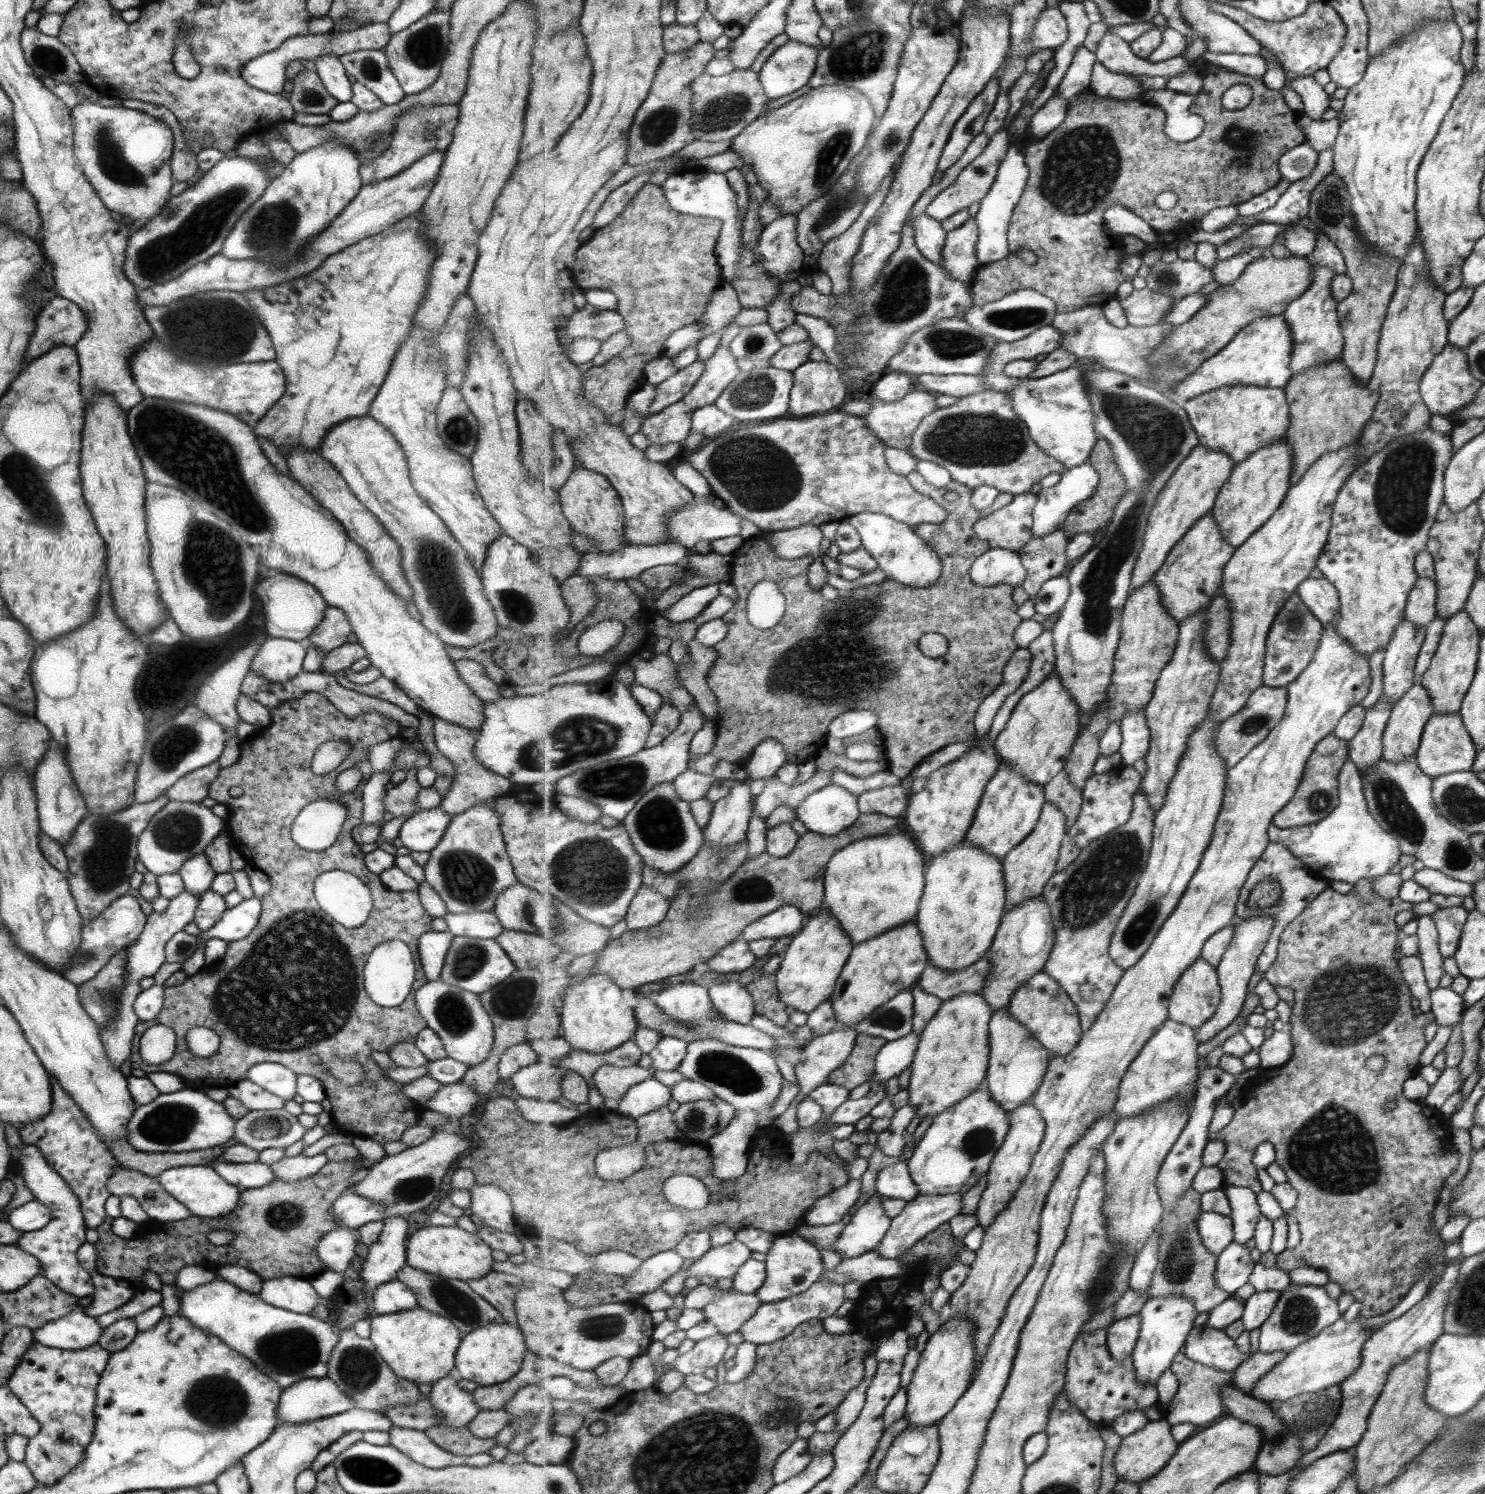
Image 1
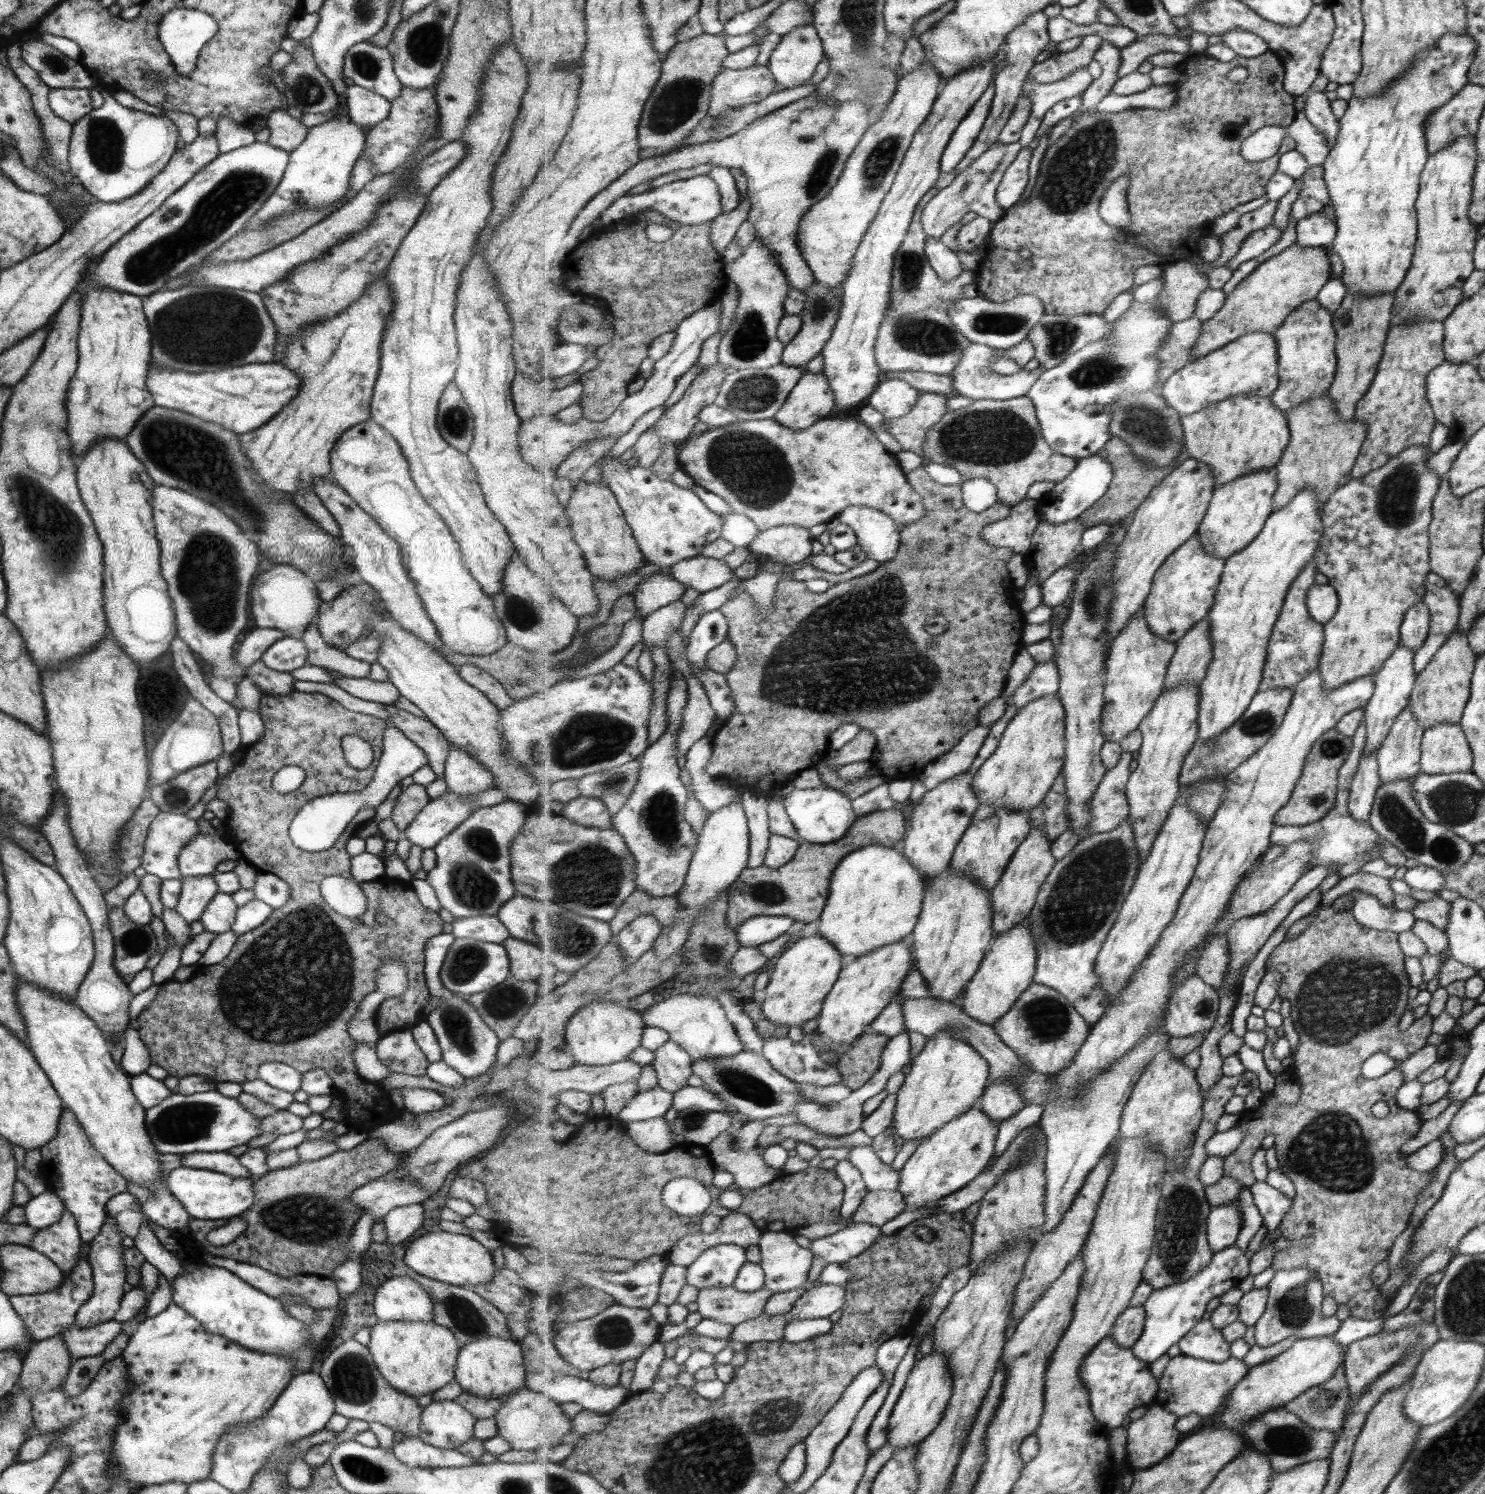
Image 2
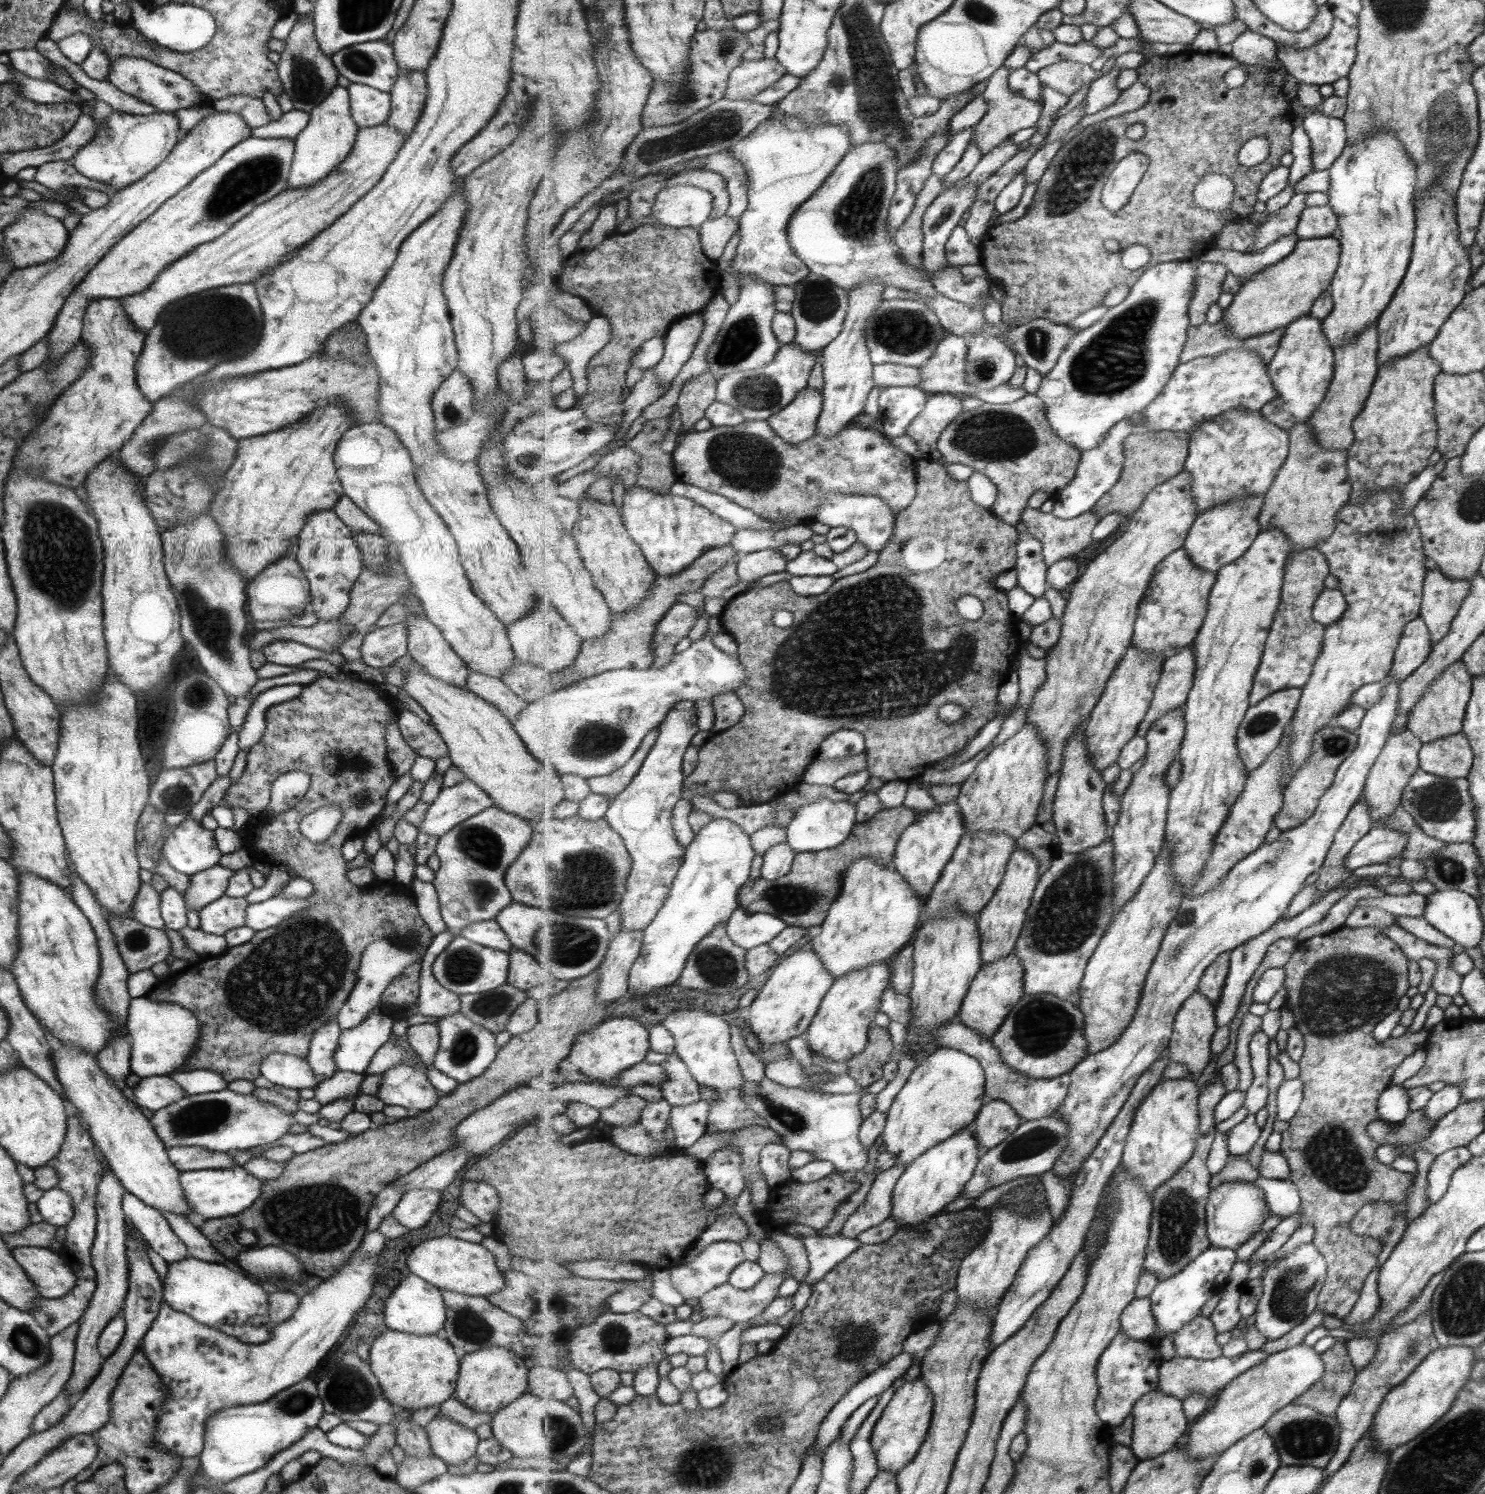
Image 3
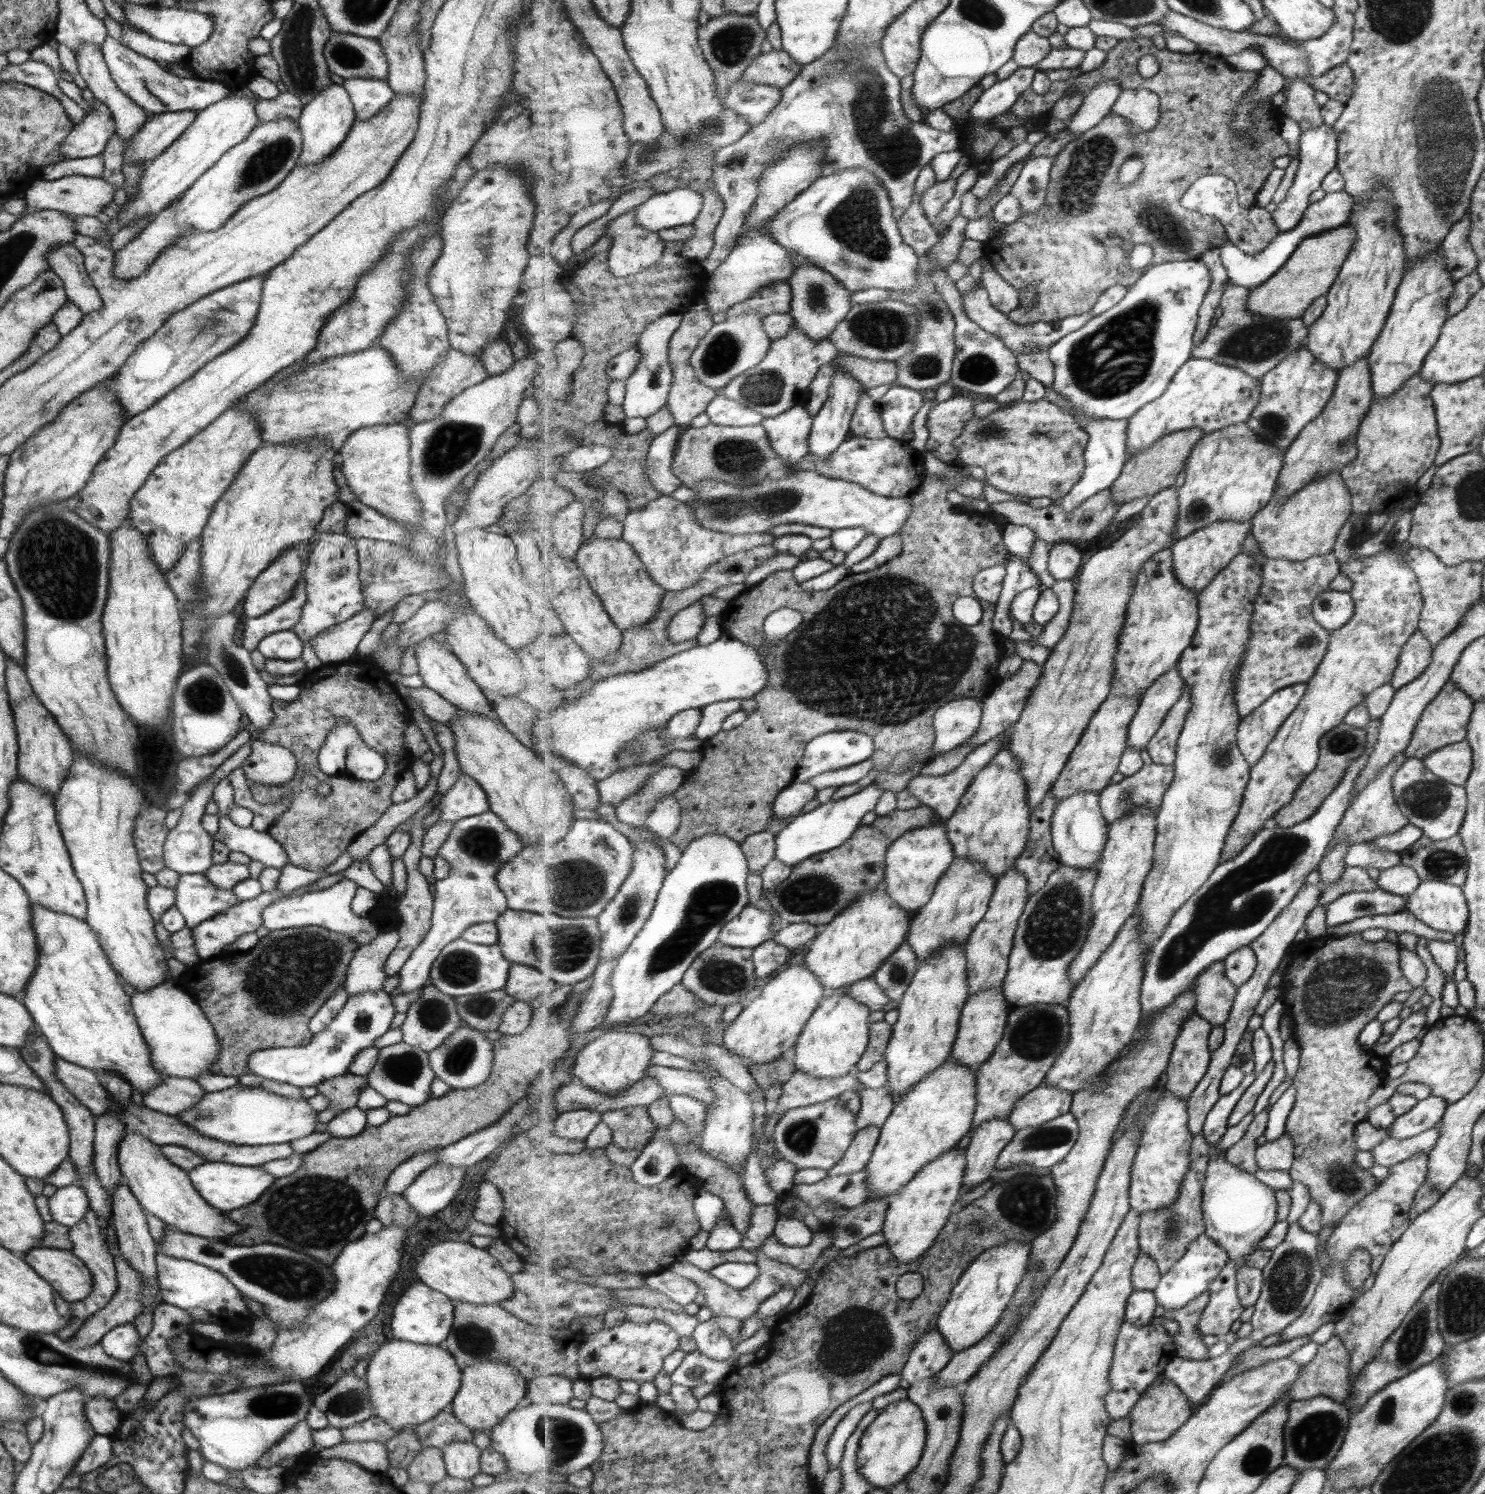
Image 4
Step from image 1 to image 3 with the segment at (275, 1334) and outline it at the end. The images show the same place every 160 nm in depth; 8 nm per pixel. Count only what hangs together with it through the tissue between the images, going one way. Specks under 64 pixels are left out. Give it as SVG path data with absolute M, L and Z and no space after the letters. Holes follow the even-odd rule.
M189 1257L171 1262L167 1266L162 1290L163 1302L171 1310L186 1314L195 1322L236 1338L239 1342L261 1344L271 1336L275 1326L269 1322L267 1295L261 1285L251 1282L230 1266Z

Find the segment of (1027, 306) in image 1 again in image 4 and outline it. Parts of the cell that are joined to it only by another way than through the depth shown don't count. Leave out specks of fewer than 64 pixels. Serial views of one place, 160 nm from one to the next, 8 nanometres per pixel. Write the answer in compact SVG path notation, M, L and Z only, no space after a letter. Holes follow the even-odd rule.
M847 169L845 172L819 178L814 185L799 194L796 201L781 209L767 226L771 237L786 246L791 252L800 254L835 275L851 293L865 288L884 288L888 292L911 294L918 287L918 259L914 247L904 242L898 220L894 217L891 192L883 187L881 179L867 169Z

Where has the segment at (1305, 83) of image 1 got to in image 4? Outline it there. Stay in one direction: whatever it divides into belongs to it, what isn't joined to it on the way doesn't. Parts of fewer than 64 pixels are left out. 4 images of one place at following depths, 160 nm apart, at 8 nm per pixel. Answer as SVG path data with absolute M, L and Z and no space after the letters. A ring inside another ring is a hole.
M1323 123L1323 126L1317 128L1309 128L1304 131L1300 138L1300 156L1301 166L1287 198L1278 204L1278 207L1273 212L1275 224L1279 228L1280 233L1290 232L1297 229L1305 211L1312 204L1312 195L1317 190L1322 189L1322 183L1325 178L1331 173L1336 164L1336 134L1333 132L1333 127Z

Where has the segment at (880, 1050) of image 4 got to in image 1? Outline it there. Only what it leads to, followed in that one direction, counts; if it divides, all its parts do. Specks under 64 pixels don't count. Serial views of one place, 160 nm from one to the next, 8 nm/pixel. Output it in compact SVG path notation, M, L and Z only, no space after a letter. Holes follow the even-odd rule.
M858 1033L856 1045L850 1057L845 1064L829 1075L828 1082L853 1090L872 1081L877 1072L876 1058L887 1042L886 1038Z

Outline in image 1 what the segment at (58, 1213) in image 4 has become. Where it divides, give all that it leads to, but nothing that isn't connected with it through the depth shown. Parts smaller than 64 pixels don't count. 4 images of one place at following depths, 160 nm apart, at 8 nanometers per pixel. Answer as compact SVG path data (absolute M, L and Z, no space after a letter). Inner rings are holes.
M35 1200L15 1207L8 1212L5 1220L19 1232L31 1232L43 1228L51 1218L50 1212L45 1205Z

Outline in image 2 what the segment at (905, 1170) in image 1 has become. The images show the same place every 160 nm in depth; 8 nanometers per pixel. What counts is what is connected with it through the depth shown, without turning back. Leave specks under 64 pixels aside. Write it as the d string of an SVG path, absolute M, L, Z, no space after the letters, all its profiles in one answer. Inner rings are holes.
M853 1146L846 1160L861 1171L868 1191L900 1192L902 1185L901 1171L895 1170L893 1164L883 1163L883 1160L871 1146Z

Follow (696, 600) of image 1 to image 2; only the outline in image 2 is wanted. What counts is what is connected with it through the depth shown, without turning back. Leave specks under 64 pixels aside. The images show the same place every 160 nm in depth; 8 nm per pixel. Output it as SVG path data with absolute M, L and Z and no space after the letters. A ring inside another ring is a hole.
M735 577L719 588L700 593L695 606L686 610L686 617L682 624L682 630L685 632L684 636L687 641L690 641L690 632L695 628L699 619L708 612L720 610L731 598L731 595L736 592L736 588L742 585L742 581L739 577Z

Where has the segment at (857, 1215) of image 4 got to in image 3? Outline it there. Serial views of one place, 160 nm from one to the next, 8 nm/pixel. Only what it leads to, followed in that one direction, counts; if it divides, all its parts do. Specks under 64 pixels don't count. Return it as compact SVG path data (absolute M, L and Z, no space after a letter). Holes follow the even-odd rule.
M907 1165L895 1167L876 1175L865 1203L850 1216L842 1230L847 1238L858 1238L859 1234L885 1222L893 1214L894 1191L898 1181L906 1172Z

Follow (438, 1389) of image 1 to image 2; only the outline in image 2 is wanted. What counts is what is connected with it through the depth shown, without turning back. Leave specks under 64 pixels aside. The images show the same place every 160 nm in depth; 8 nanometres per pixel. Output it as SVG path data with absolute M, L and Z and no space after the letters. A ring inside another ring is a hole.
M455 1400L432 1401L422 1408L418 1437L435 1448L457 1450L474 1438L475 1421Z

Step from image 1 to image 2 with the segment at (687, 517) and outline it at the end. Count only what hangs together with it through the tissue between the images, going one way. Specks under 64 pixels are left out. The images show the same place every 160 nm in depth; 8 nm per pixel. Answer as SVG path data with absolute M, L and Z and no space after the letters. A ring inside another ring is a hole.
M731 511L724 516L722 537L735 544L737 548L749 548L761 531L753 519L746 514Z

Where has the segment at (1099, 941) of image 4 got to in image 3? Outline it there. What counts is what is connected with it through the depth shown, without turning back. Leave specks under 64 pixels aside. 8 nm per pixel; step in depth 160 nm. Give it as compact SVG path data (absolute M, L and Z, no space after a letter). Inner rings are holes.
M1183 706L1167 713L1150 727L1146 736L1148 753L1145 763L1133 774L1133 781L1122 796L1122 814L1118 824L1110 832L1114 841L1115 916L1119 915L1123 906L1142 888L1166 842L1166 824L1172 789L1167 786L1165 780L1171 763L1178 758L1178 752L1182 749L1182 742L1186 738L1186 726L1186 706Z

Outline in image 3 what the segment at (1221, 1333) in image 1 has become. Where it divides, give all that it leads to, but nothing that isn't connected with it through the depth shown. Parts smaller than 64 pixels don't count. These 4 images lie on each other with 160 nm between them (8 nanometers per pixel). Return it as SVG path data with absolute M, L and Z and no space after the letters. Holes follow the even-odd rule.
M1199 1313L1189 1325L1172 1335L1171 1340L1177 1357L1216 1359L1224 1353L1217 1337L1213 1321Z

